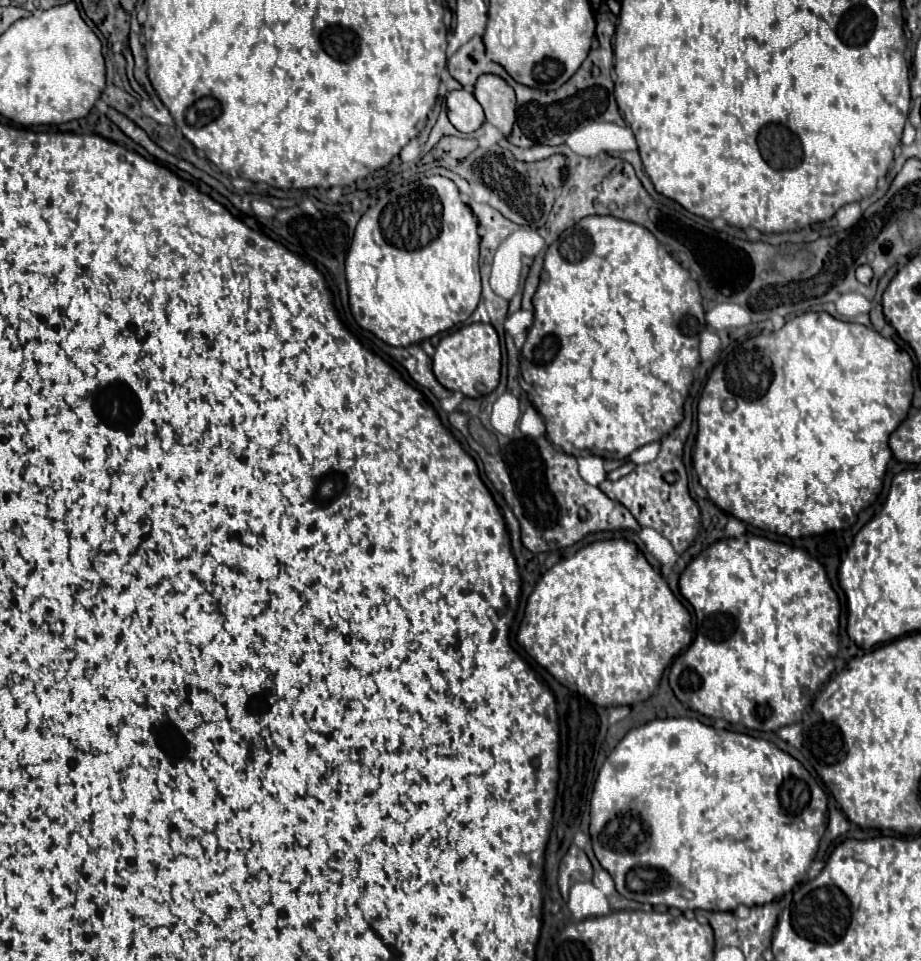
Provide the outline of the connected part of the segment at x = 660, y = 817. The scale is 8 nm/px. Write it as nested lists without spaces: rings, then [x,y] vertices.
[[[664,718],[630,730],[606,758],[602,770],[598,772],[592,792],[590,838],[600,866],[612,876],[612,880],[616,882],[616,890],[624,898],[636,900],[640,904],[648,902],[652,906],[664,904],[668,908],[678,908],[680,912],[684,910],[732,912],[740,904],[752,908],[768,902],[780,902],[784,894],[792,890],[794,884],[800,884],[806,878],[806,870],[816,856],[818,842],[828,824],[826,800],[827,795],[816,782],[816,778],[812,778],[812,774],[798,760],[776,748],[772,742],[730,730],[716,730],[692,718]]]

